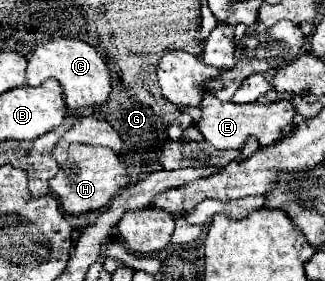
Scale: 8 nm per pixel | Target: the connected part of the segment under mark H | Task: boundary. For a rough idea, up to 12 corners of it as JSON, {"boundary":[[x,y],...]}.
{"boundary":[[72,146],[50,189],[68,215],[104,209],[128,187],[110,147]]}

